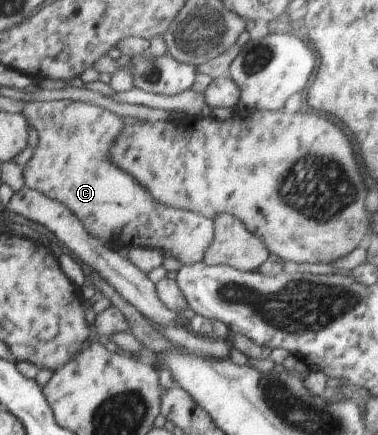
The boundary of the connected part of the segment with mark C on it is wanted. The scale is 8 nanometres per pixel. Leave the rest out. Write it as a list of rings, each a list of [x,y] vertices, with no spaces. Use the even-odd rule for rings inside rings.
[[[75,100],[29,102],[21,114],[38,131],[38,146],[23,167],[25,187],[66,206],[86,232],[102,242],[159,249],[178,258],[182,265],[203,262],[204,252],[214,237],[215,220],[159,204],[132,174],[111,164],[112,146],[116,146],[126,126],[122,116]]]

